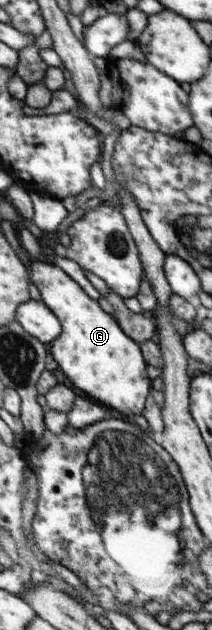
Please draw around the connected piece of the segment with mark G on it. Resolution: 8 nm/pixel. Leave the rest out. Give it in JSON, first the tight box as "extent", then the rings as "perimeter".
{"extent":[31,258,152,416],"perimeter":[[[38,258],[31,268],[33,268],[33,284],[40,290],[41,302],[53,311],[62,326],[61,334],[51,342],[51,354],[58,362],[61,372],[71,380],[75,390],[82,391],[83,394],[85,393],[85,397],[90,400],[103,406],[115,408],[126,416],[142,414],[152,385],[139,343],[130,339],[123,332],[114,315],[101,309],[97,300],[93,300],[77,282],[69,277],[63,269],[57,267],[51,259]]]}

